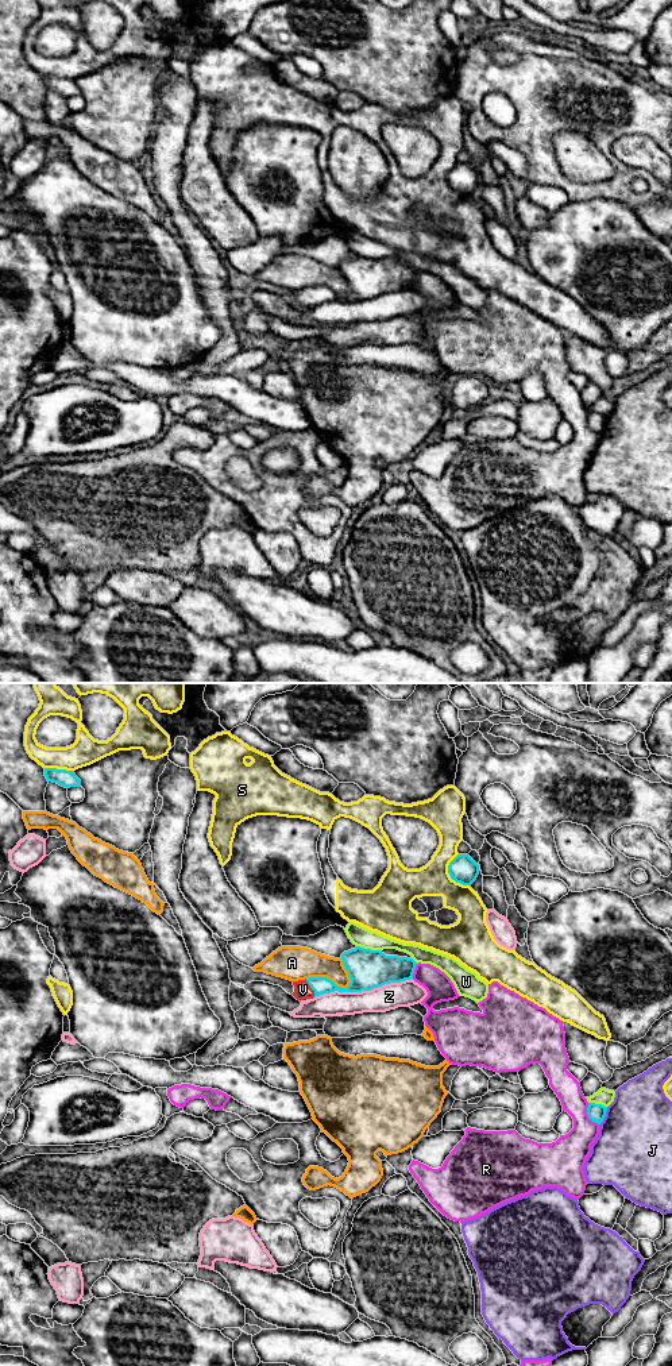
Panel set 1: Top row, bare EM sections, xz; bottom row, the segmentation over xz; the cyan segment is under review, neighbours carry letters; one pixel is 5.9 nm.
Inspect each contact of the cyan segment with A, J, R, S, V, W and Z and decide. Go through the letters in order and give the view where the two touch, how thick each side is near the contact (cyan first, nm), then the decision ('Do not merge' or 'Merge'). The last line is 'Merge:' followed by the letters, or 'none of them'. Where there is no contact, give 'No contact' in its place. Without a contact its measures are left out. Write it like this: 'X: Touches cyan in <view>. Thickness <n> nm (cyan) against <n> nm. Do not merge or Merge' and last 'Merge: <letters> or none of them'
A: Touches cyan in xz. Thickness 240 nm (cyan) against 200 nm. Do not merge
J: Touches cyan in xz. Thickness 110 nm (cyan) against 440 nm. Do not merge
R: Touches cyan in xz. Thickness 110 nm (cyan) against 220 nm. Do not merge
S: Touches cyan in xz. Thickness 170 nm (cyan) against 190 nm. Do not merge
V: Touches cyan in xz. Thickness 100 nm (cyan) against 100 nm. Merge
W: Touches cyan in xz. Thickness 240 nm (cyan) against 120 nm. Do not merge
Z: Touches cyan in xz. Thickness 240 nm (cyan) against 160 nm. Do not merge
Merge: V

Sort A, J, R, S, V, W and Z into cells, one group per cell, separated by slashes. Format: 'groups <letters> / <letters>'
groups A / J / R / S / V / W / Z

